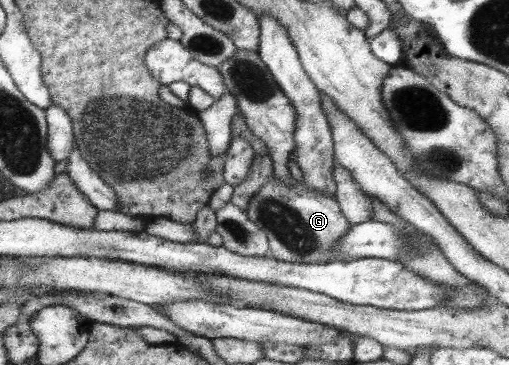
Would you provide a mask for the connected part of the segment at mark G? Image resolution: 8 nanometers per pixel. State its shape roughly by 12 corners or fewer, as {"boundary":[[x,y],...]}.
{"boundary":[[271,176],[247,202],[268,255],[334,260],[352,226],[335,199]]}

